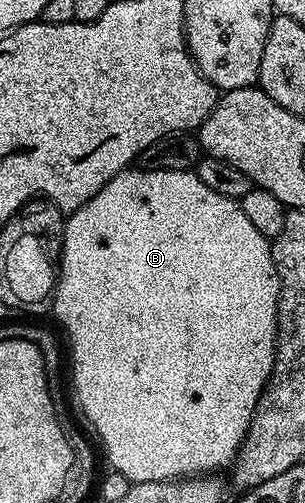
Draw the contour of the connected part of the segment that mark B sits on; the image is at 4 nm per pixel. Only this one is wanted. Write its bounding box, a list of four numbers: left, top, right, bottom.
[51,168,281,483]

